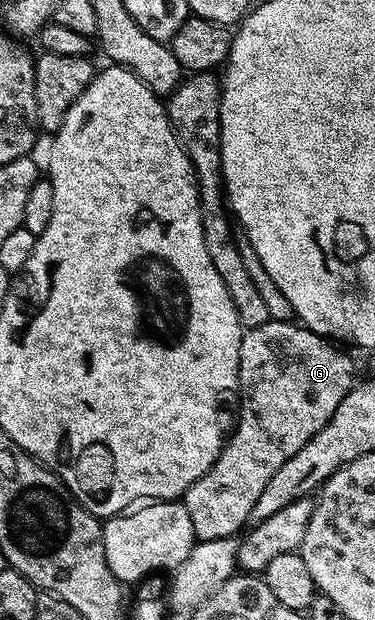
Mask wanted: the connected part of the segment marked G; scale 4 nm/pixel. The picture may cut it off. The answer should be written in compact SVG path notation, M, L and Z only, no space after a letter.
M269 320L242 332L239 347L241 414L238 417L236 414L235 424L219 459L215 459L213 466L198 481L191 483L183 498L197 541L237 537L250 524L251 507L255 507L259 495L263 495L263 487L271 483L275 471L279 471L279 467L283 467L283 463L291 459L299 447L306 445L325 426L327 419L331 419L331 415L335 415L335 407L343 403L355 384L353 361L341 349L344 348L338 347L332 340L293 321Z

